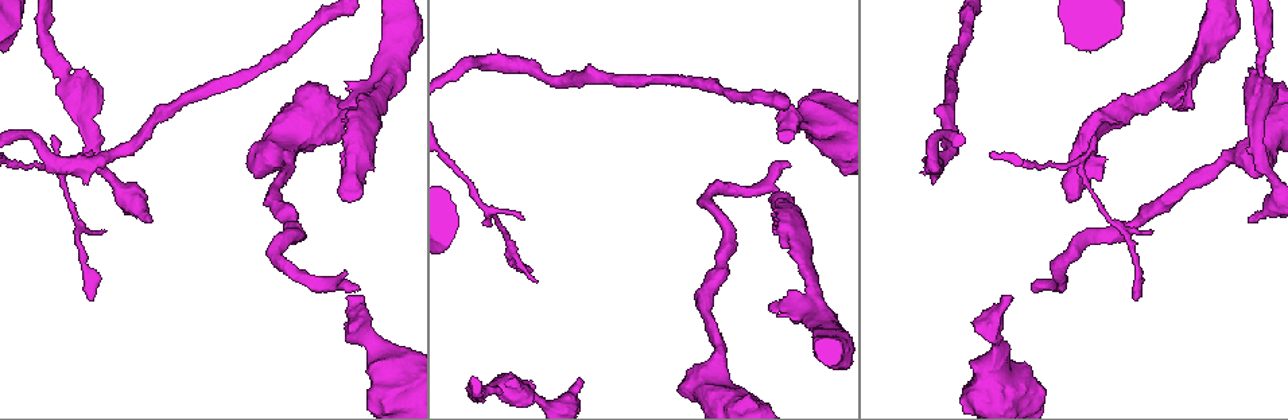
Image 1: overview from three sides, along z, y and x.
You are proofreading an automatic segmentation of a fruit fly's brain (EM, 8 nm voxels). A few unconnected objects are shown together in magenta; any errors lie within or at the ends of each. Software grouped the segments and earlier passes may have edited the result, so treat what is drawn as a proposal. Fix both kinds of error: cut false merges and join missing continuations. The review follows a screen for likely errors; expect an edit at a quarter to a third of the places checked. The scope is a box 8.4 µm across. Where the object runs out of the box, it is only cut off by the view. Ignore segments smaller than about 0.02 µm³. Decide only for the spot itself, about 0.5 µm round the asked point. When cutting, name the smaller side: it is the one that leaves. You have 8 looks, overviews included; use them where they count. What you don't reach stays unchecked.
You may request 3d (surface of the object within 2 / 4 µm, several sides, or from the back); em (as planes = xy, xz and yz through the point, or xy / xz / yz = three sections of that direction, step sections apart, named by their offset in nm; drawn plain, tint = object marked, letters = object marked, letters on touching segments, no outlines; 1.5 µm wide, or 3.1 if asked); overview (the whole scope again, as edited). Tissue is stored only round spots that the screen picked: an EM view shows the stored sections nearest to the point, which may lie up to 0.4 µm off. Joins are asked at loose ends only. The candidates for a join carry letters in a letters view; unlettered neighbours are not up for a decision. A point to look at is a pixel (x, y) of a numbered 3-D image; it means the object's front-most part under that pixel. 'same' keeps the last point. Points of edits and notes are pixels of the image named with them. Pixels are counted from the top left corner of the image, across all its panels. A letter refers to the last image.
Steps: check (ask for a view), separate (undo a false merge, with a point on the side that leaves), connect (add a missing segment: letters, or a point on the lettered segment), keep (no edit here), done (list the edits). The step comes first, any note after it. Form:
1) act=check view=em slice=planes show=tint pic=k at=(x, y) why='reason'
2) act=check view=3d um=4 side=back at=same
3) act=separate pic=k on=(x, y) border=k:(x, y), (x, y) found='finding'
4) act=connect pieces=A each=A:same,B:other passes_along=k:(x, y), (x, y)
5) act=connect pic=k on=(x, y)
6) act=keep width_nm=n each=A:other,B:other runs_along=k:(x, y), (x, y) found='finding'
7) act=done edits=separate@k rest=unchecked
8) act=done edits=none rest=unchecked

act=check view=em slice=planes show=tint pic=1 at=(1012, 300) why='free end'

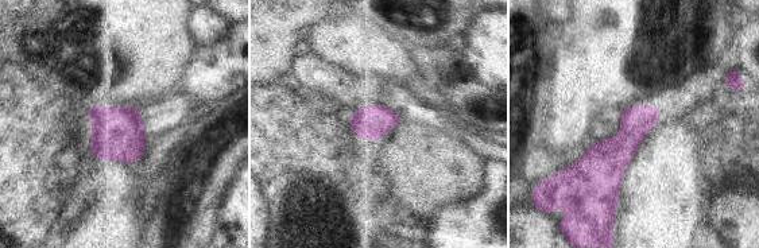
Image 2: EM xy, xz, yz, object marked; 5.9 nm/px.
act=check view=em slice=planes show=letters at=same why='see the neighbours'

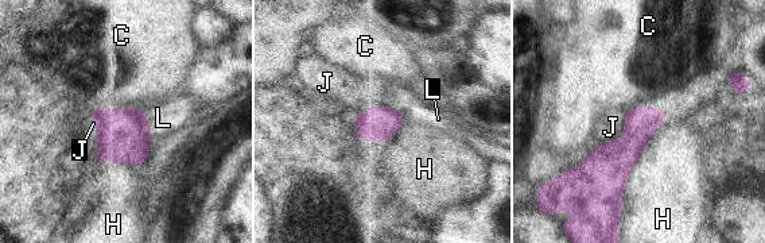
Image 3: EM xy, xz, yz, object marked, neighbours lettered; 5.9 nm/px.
act=keep each=C:other,H:other,J:other,L:other border=3:(663, 108), (621, 207) found='none of them fits'

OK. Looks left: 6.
act=check view=3d um=4 pic=1 at=(768, 305) why='an open end'

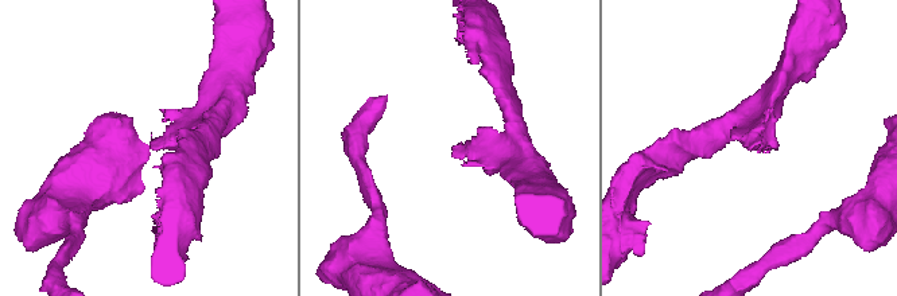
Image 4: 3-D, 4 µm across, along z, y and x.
act=check view=em slice=xy step=4 show=tint pic=4 at=(150, 146)

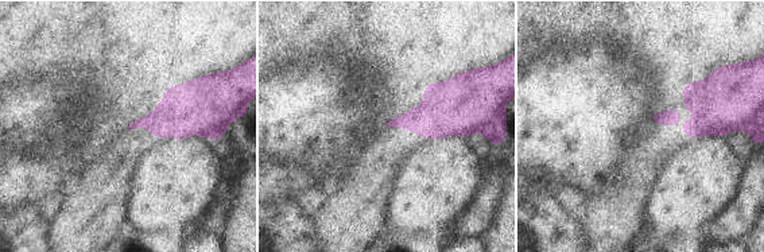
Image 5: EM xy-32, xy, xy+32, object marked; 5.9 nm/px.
act=check view=em slice=xz step=4 show=letters at=same why='another direction'

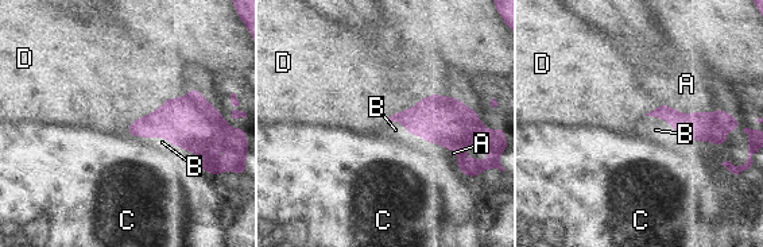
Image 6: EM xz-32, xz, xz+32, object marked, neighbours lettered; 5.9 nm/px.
act=connect pieces=B longest_contact=D:500nm each=A:other,B:same,C:other,D:other found='it goes on there'

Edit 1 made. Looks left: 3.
act=check view=em slice=planes show=letters pic=1 at=(92, 299)

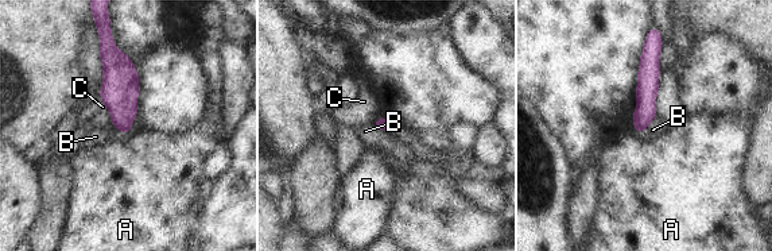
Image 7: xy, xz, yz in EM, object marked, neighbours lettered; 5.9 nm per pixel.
act=keep width_nm=90 each=A:other,B:other,C:other border=7:(632, 128), (644, 134) found='no lettered segment goes on from it'

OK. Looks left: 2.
act=done edits=connect@6 rest=unchecked

